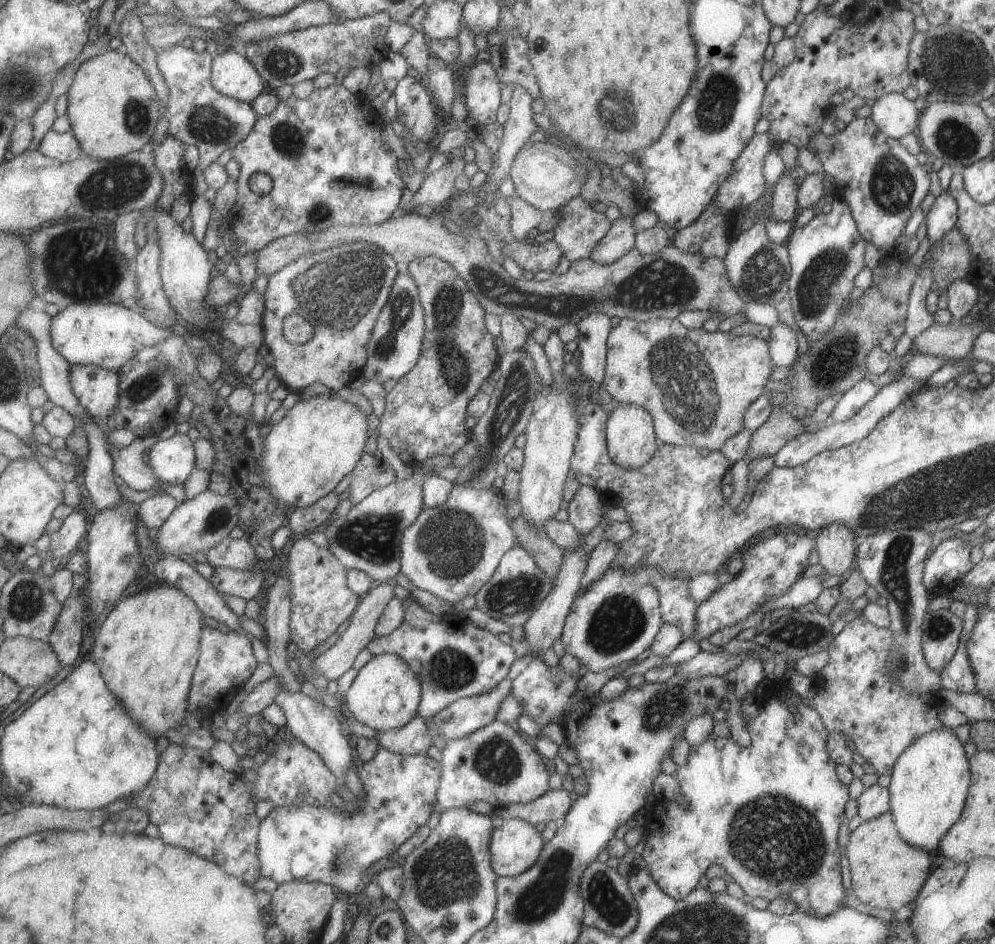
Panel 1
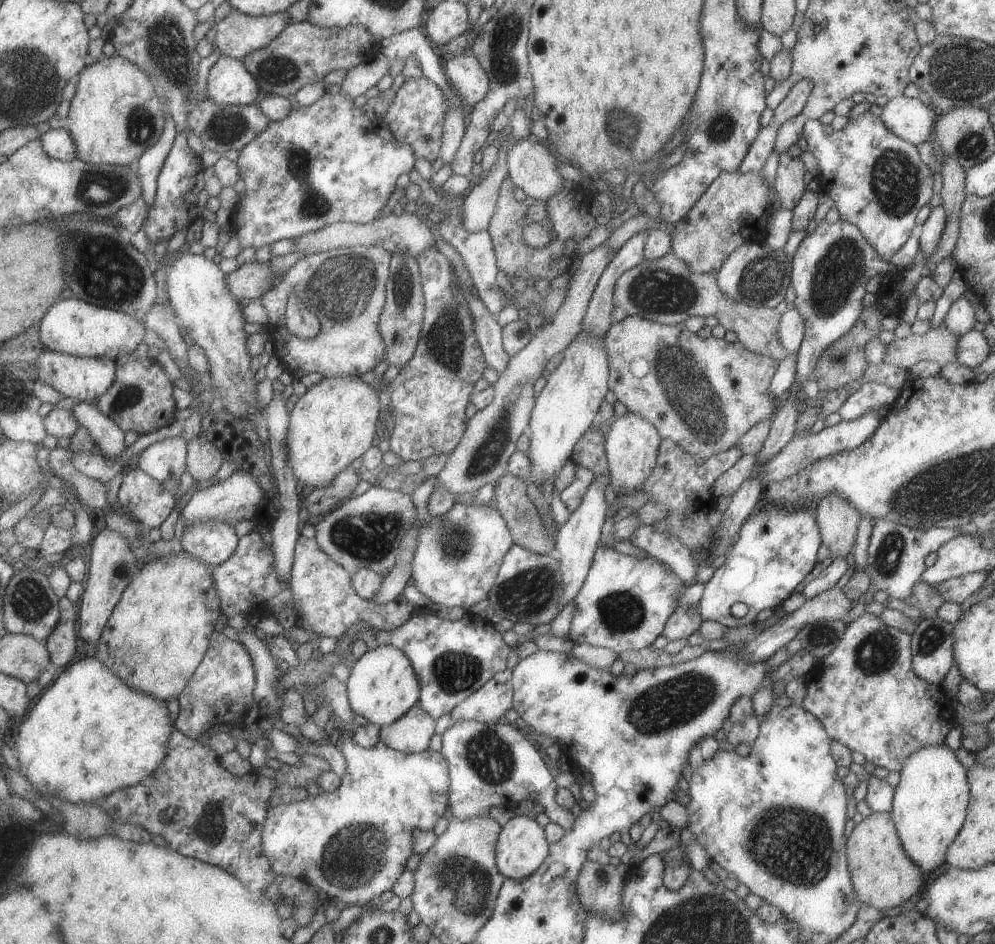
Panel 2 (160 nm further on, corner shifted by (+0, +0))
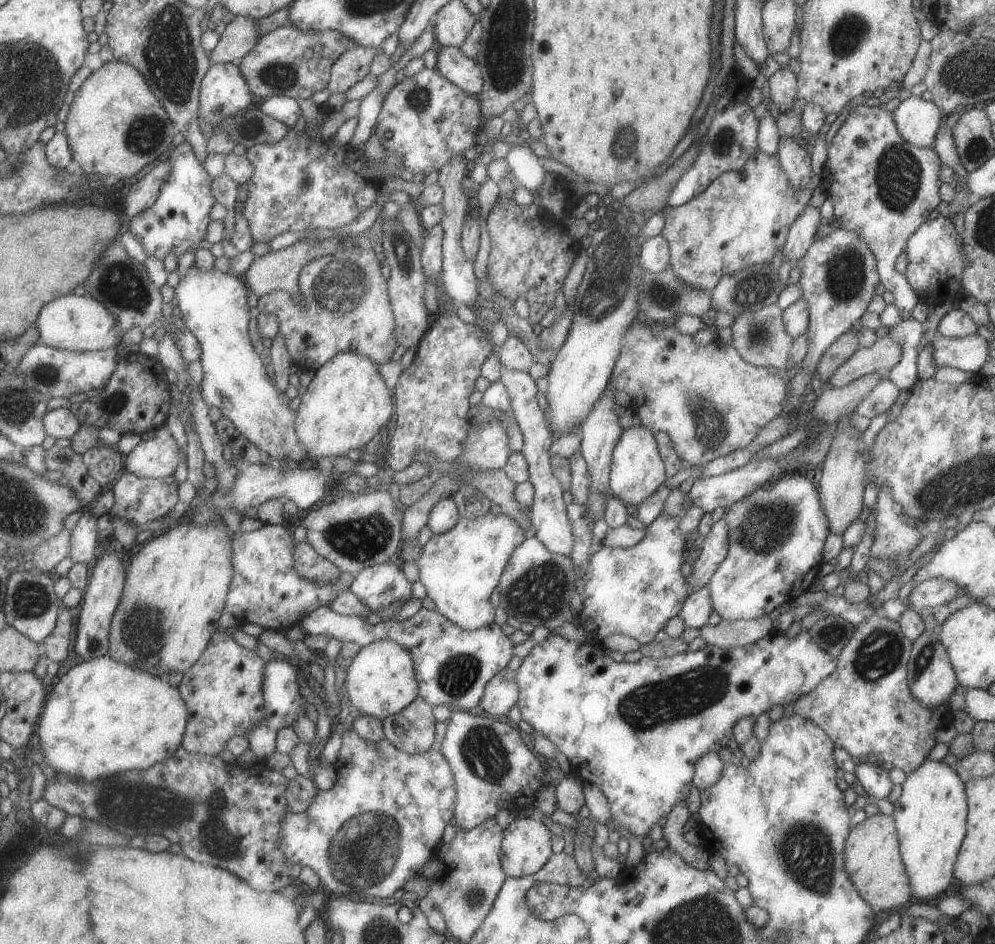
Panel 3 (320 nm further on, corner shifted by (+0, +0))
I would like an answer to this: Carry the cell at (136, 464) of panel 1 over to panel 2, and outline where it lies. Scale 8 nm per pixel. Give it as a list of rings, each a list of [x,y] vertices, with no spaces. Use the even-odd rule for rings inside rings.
[[[87,401],[78,402],[73,406],[81,425],[85,425],[96,440],[98,451],[116,457],[128,446],[125,444],[125,431],[104,412]]]

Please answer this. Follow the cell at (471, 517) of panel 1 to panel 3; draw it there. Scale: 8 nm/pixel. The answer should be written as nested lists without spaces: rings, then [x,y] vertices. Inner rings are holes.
[[[487,512],[474,520],[460,517],[451,530],[431,535],[420,548],[421,555],[415,564],[418,580],[426,589],[426,596],[434,602],[436,611],[464,631],[494,623],[494,608],[489,603],[489,596],[498,584],[510,554],[527,535],[515,519],[503,512],[498,516]]]

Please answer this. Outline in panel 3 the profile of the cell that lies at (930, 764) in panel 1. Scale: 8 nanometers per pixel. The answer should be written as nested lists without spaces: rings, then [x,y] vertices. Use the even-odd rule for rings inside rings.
[[[923,760],[915,770],[906,775],[900,787],[902,792],[892,804],[894,809],[891,816],[897,831],[901,862],[909,881],[911,900],[919,903],[926,903],[933,898],[939,900],[953,880],[955,859],[966,833],[967,801],[964,783],[952,768],[941,761]]]

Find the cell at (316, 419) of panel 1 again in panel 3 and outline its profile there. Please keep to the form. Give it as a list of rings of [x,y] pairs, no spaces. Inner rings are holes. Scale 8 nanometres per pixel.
[[[347,351],[337,353],[314,372],[304,394],[301,395],[295,420],[296,437],[307,451],[306,464],[314,465],[316,458],[343,456],[344,452],[354,448],[363,450],[363,446],[381,427],[391,423],[394,410],[393,391],[388,389],[383,378],[380,378],[378,367],[376,362],[370,361],[367,357]]]

